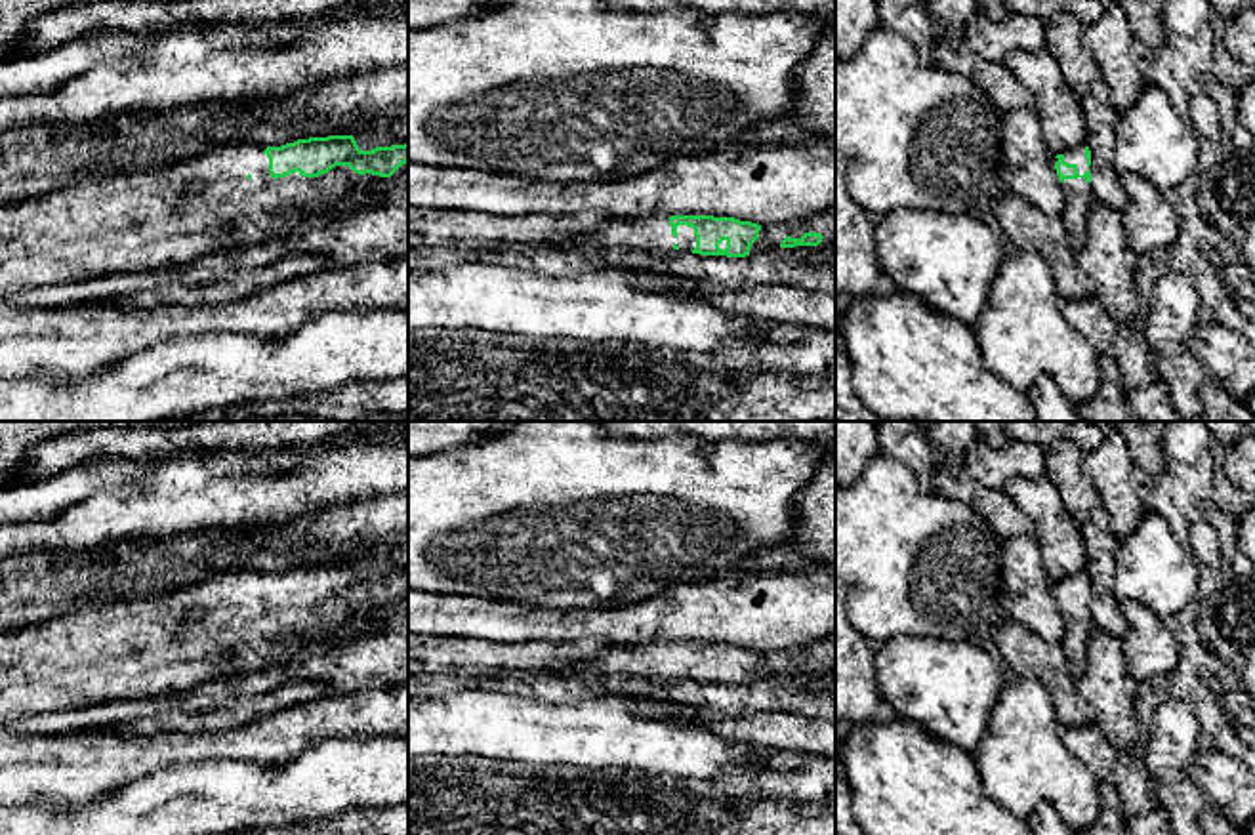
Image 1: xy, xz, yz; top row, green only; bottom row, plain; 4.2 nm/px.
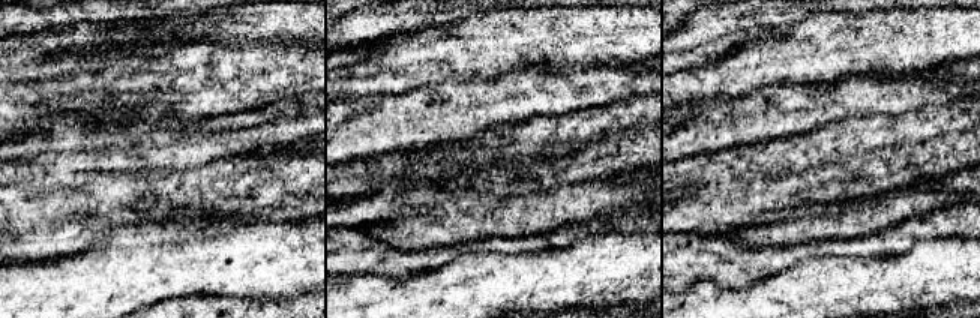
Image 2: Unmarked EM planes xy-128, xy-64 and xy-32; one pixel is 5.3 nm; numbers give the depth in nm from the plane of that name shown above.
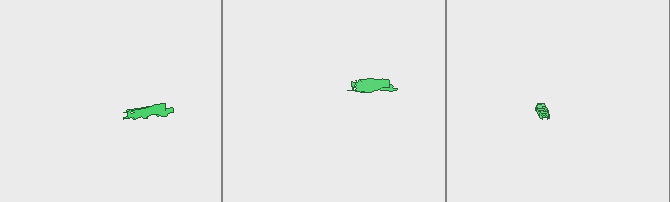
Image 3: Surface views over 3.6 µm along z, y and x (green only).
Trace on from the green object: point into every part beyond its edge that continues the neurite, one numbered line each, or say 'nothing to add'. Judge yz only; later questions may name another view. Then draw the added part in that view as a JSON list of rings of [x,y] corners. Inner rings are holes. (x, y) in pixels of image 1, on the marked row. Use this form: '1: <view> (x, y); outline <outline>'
1: yz (1074, 157); outline [[[1085,145],[1076,147],[1070,153],[1064,153],[1064,162],[1068,164],[1076,164],[1078,166],[1078,173],[1083,175],[1089,168],[1087,168],[1087,158],[1085,158]]]

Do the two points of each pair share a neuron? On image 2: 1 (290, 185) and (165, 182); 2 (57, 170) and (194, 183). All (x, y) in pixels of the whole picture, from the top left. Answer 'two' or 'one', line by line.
1: one
2: two

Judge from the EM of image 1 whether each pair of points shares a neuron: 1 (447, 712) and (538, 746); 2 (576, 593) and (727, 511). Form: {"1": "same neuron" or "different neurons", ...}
{"1": "same neuron", "2": "same neuron"}

